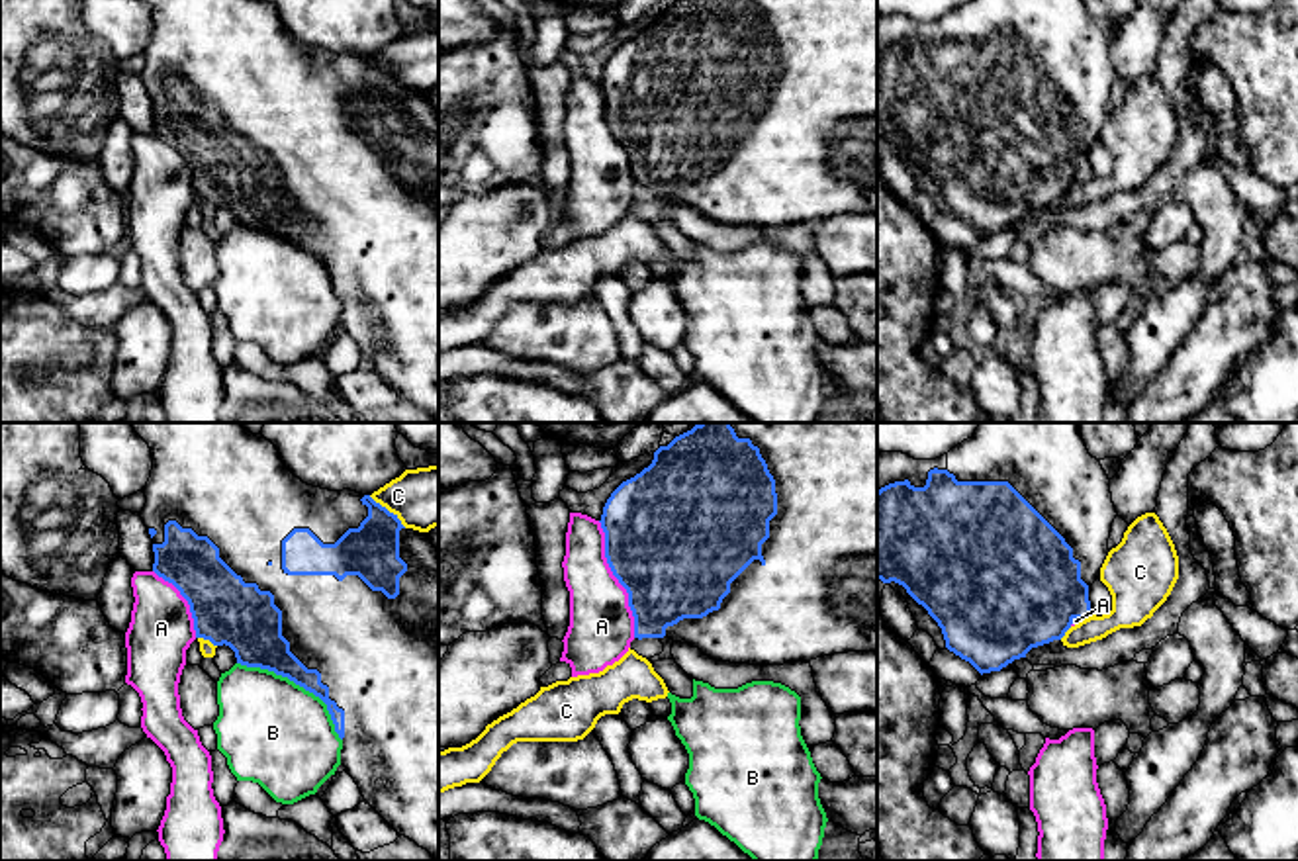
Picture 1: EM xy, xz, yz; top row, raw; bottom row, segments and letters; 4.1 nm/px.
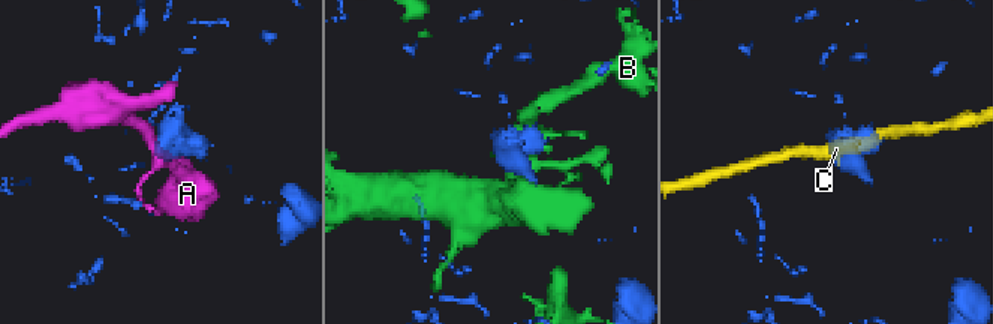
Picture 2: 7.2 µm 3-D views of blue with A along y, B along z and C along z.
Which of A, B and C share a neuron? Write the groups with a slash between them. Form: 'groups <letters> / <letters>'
groups A / B / C

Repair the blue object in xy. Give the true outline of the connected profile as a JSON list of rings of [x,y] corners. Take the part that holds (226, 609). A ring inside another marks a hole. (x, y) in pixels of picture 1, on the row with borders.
[[[129,423],[153,454],[151,477],[143,489],[147,503],[141,519],[153,538],[153,571],[172,583],[188,601],[196,638],[213,646],[229,646],[237,663],[260,667],[288,677],[319,697],[343,740],[341,765],[358,785],[364,800],[399,834],[427,849],[439,861],[439,550],[427,532],[405,528],[397,515],[370,495],[350,489],[329,491],[296,477],[282,462],[276,446],[239,423]]]

